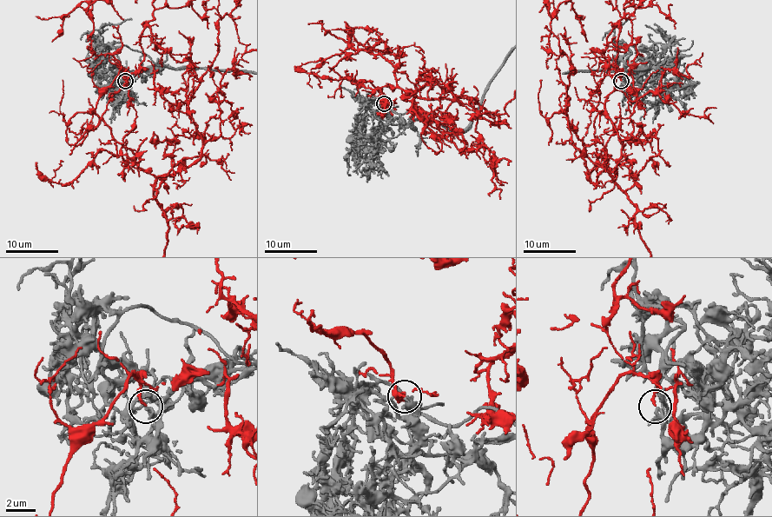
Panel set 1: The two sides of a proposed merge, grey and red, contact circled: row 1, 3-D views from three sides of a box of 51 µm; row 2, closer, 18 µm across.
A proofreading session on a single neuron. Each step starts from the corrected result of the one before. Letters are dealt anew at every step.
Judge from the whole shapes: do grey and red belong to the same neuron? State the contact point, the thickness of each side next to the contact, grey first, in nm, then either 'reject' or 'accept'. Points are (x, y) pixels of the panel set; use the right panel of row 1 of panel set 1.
at (621, 81); 240 nm thick on the grey side, 170 nm on the other; reject

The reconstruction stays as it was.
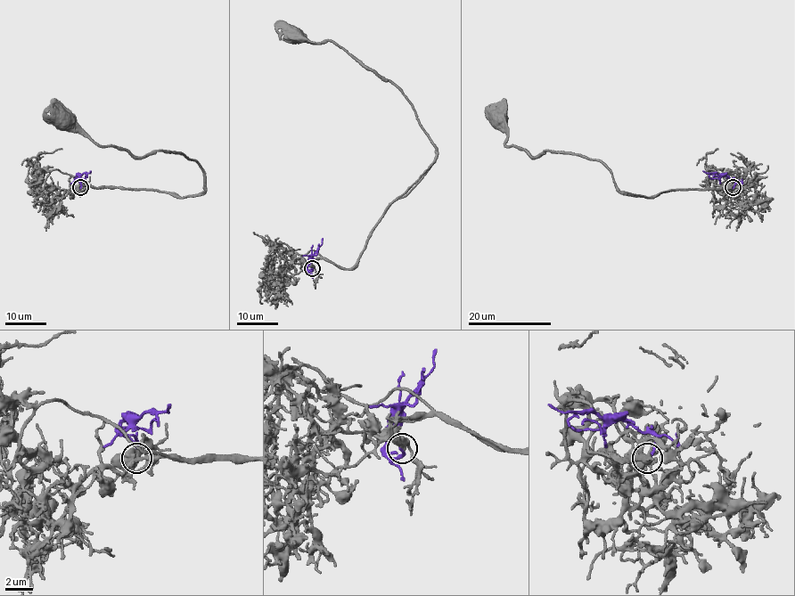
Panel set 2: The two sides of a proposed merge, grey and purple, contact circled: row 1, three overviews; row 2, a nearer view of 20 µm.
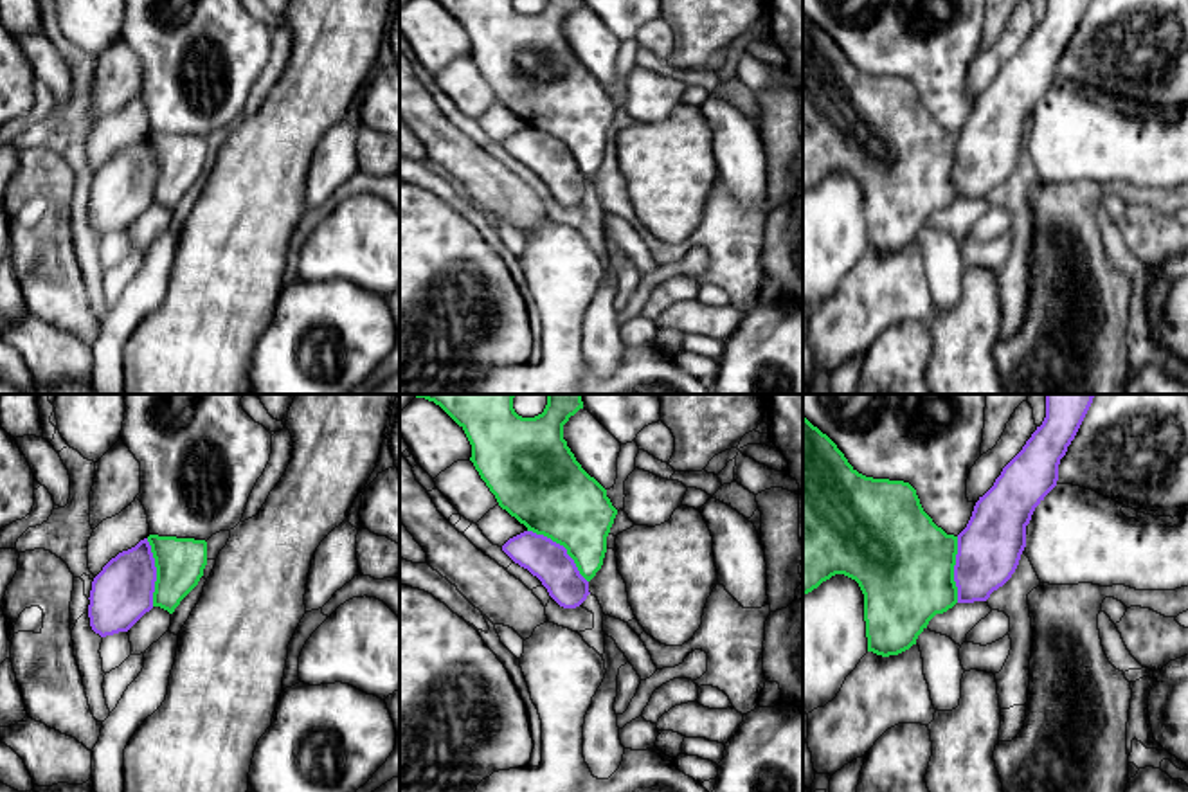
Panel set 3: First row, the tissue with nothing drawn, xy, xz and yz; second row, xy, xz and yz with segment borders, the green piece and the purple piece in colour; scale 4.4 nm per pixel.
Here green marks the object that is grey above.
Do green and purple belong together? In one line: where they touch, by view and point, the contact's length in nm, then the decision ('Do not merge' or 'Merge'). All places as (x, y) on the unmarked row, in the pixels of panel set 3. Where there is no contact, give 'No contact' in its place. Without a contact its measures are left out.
Touches green at xz (564, 143). Shared border 360 nm. Merge

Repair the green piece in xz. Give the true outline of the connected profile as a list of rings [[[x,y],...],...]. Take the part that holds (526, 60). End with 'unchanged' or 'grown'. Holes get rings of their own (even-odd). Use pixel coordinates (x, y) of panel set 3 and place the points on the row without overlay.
[[[436,0],[466,31],[475,67],[499,103],[527,126],[509,135],[502,148],[536,173],[563,205],[580,203],[589,178],[603,162],[607,133],[617,112],[607,86],[590,74],[563,36],[563,22],[583,0],[547,0],[535,14],[522,14],[513,0]]] | grown

